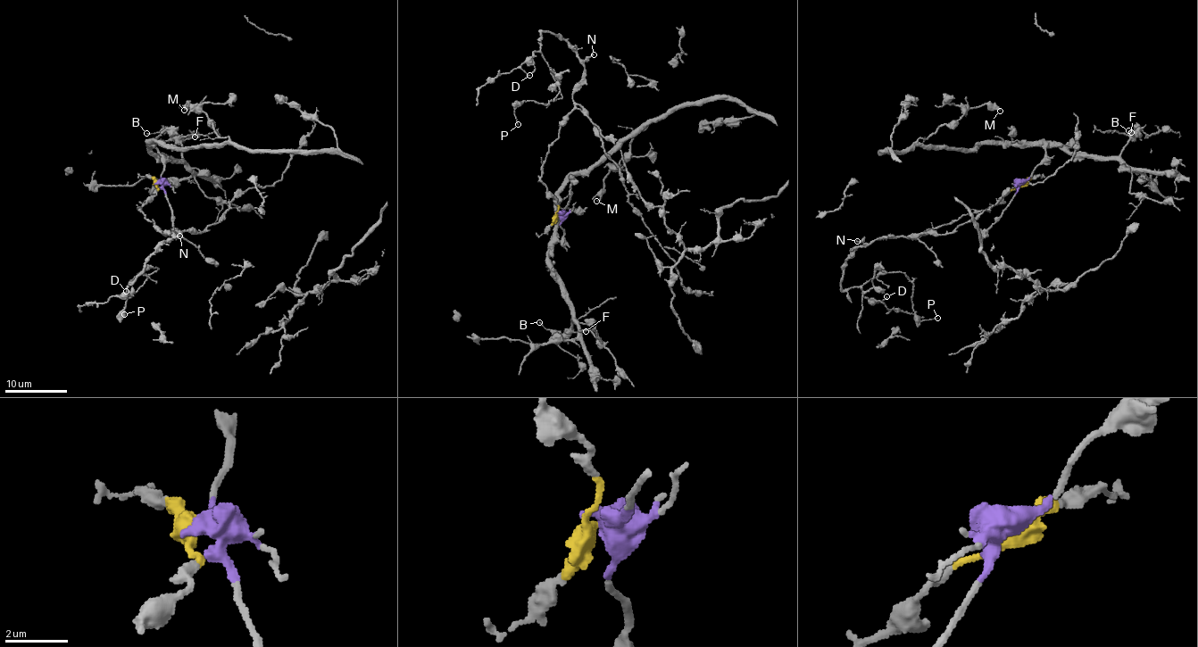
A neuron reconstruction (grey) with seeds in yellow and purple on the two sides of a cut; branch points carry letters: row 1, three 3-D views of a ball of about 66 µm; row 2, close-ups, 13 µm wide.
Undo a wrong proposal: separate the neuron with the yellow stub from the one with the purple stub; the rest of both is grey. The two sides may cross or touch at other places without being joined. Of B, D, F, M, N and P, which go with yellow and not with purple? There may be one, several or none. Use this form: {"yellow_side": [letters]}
{"yellow_side": ["D", "N", "P"]}

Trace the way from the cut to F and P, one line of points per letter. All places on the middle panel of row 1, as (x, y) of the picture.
F: (558, 213), (563, 236), (549, 256), (554, 279), (570, 314), (571, 329), (586, 330)
P: (558, 213), (540, 180), (585, 68), (558, 35), (541, 33), (540, 53), (561, 96), (520, 102), (518, 125)

